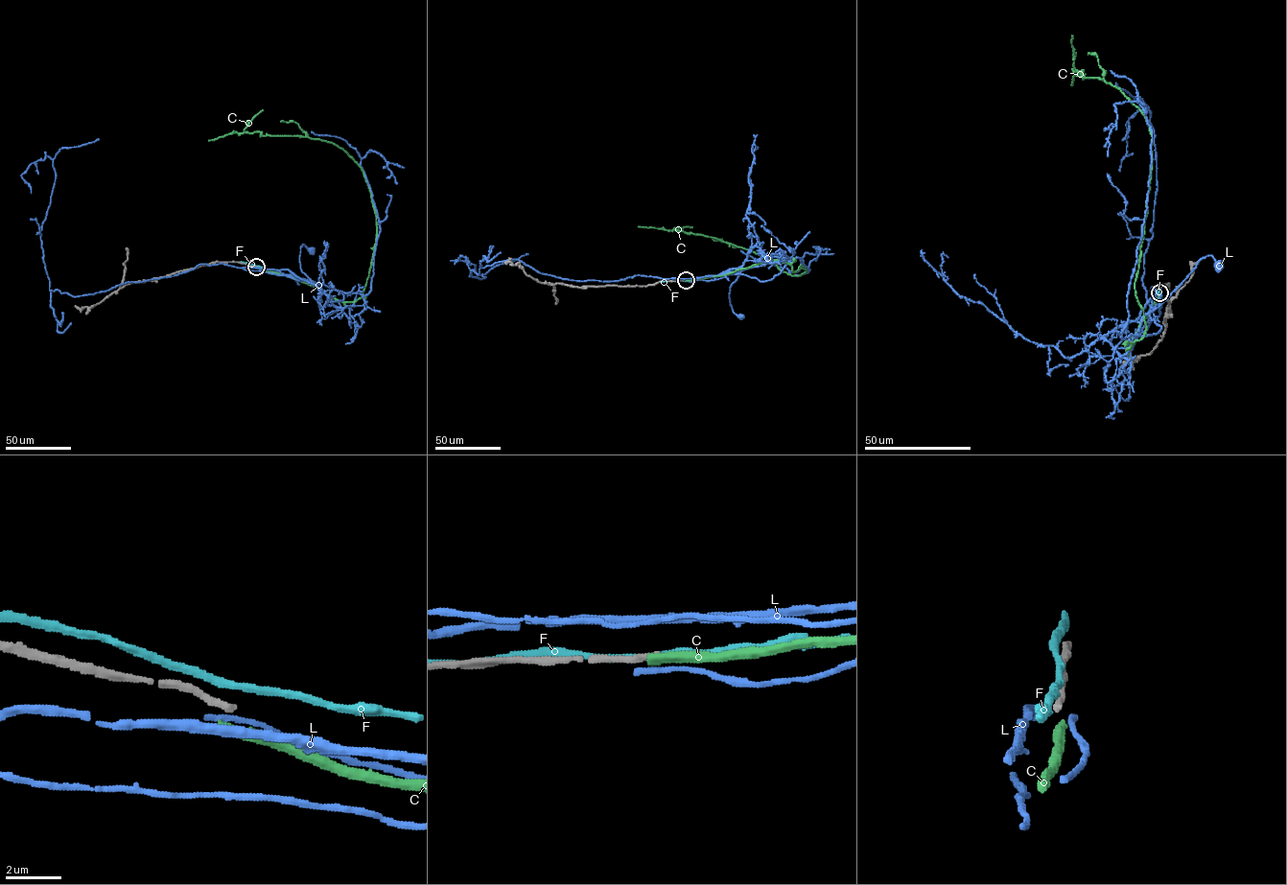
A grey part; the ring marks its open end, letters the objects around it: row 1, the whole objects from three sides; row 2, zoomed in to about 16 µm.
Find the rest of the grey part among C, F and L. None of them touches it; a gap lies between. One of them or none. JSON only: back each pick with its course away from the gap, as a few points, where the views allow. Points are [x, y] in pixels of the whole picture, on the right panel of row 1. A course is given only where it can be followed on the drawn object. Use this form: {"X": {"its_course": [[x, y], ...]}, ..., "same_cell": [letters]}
{"same_cell": []}

